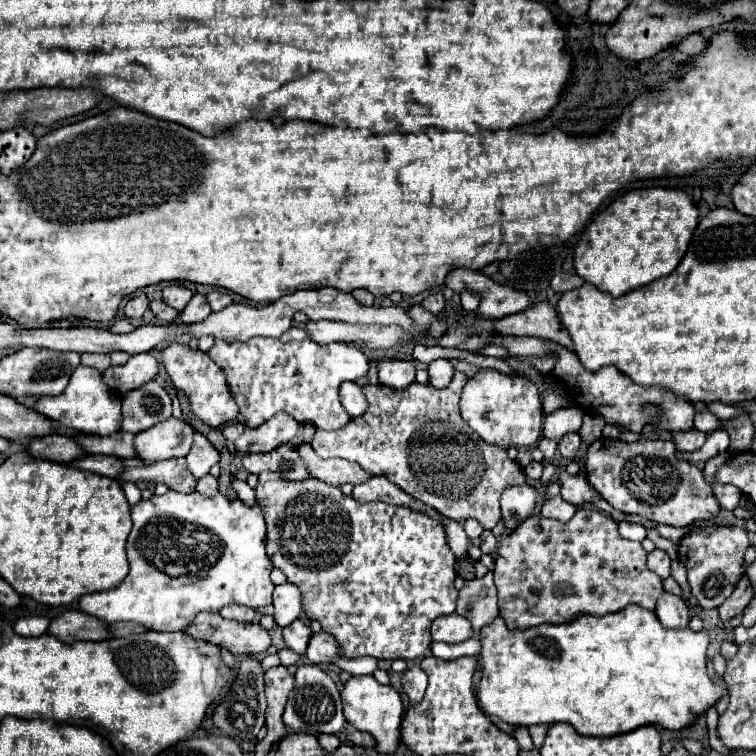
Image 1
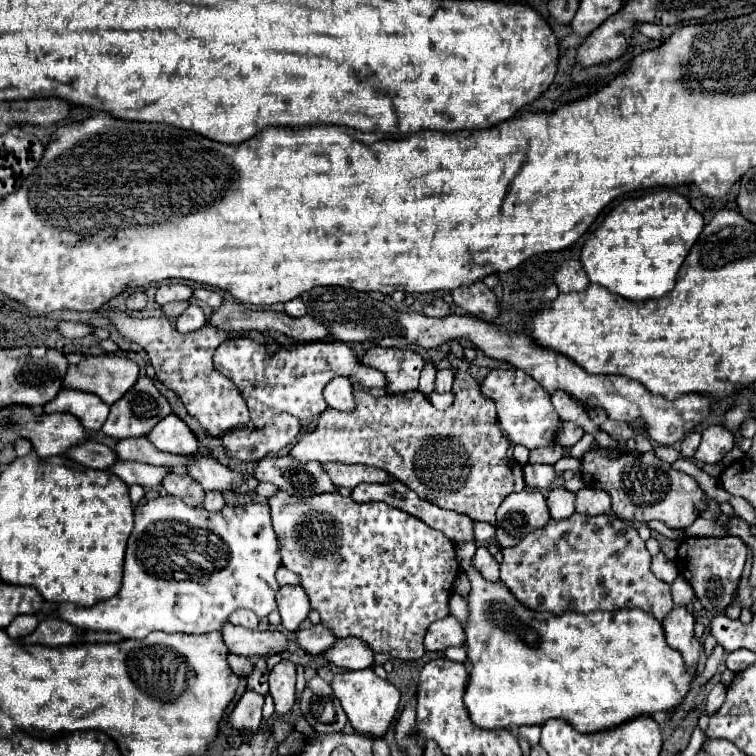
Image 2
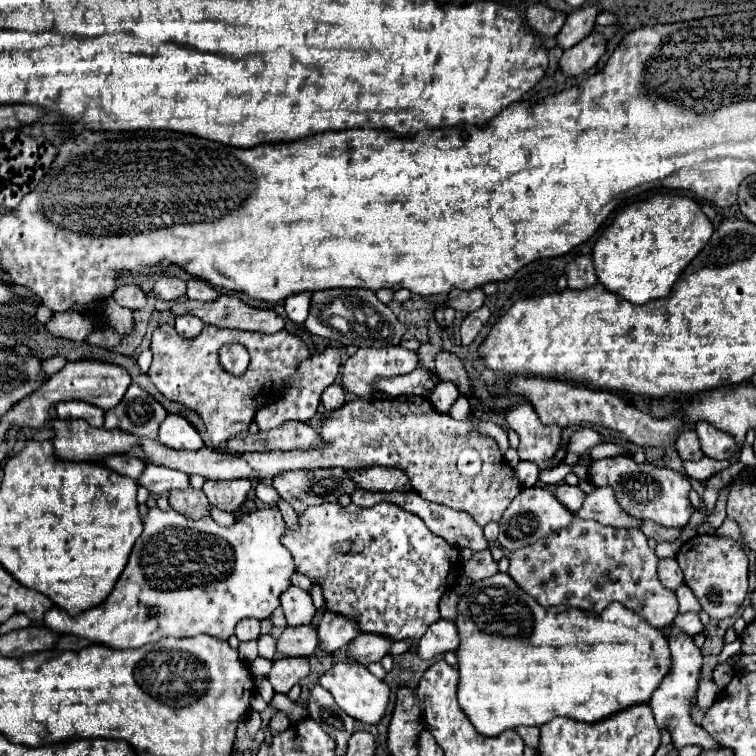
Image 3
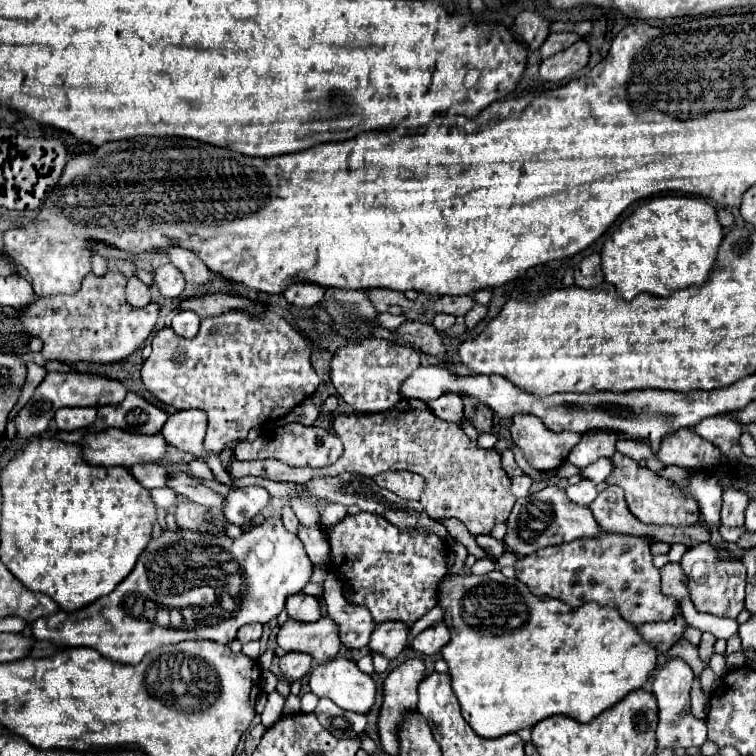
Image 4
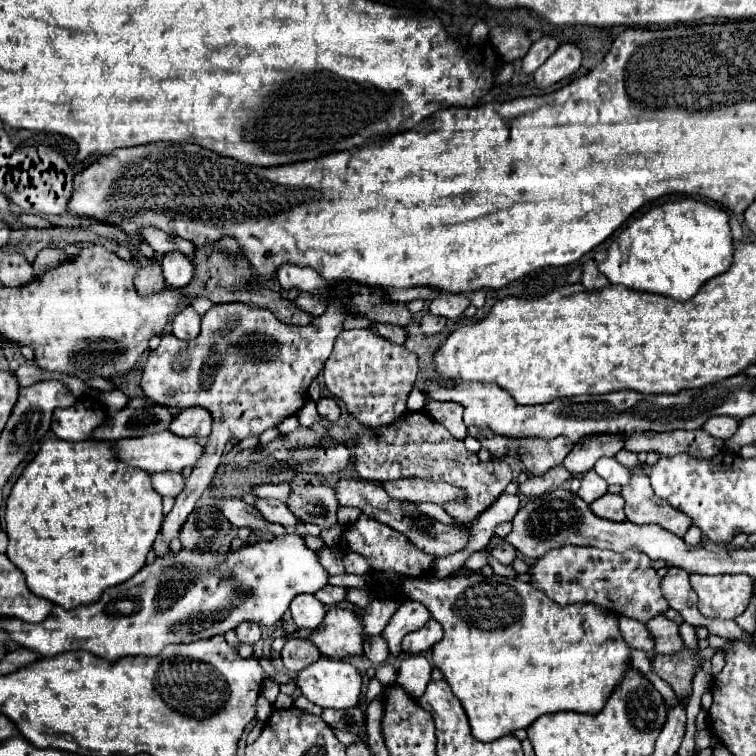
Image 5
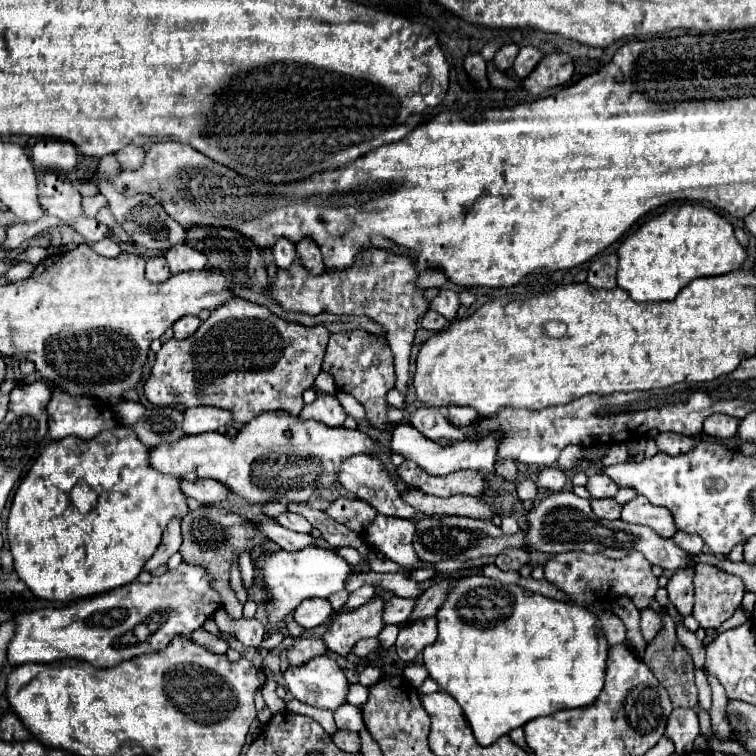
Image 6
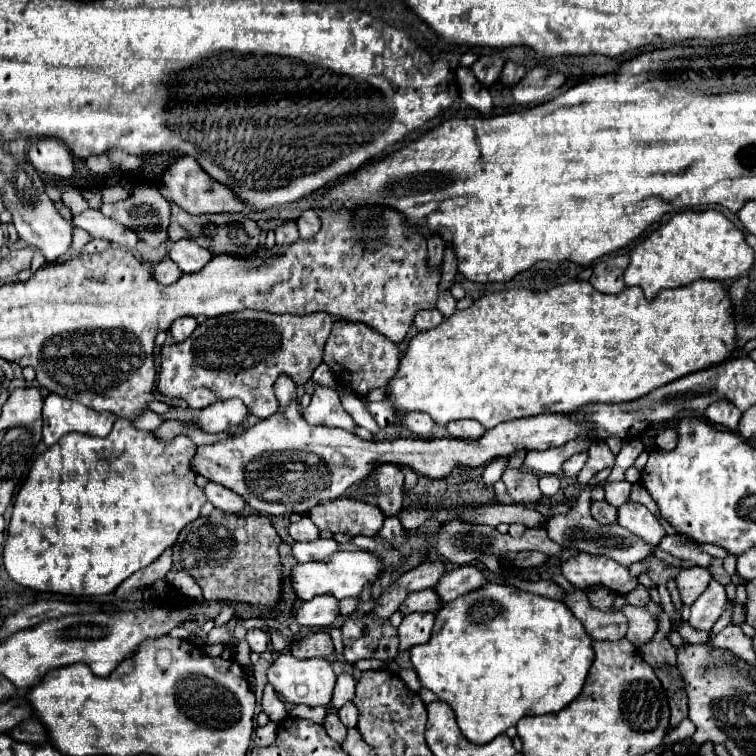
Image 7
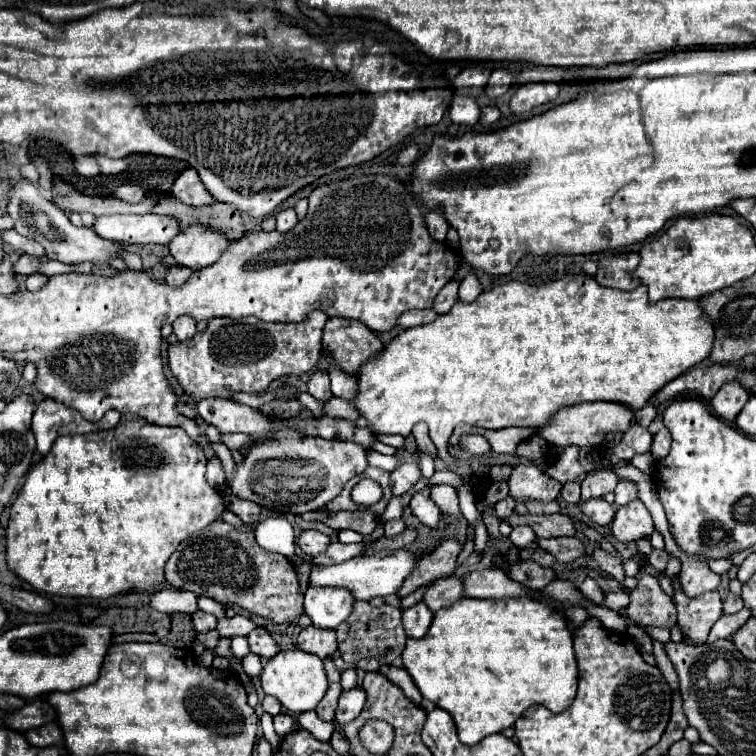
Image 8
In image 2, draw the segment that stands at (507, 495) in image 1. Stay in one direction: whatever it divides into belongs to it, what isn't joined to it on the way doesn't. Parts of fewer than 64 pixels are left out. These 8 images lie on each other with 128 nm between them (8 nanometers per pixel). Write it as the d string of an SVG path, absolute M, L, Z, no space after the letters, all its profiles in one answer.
M534 488L510 494L496 514L496 542L500 548L516 546L522 536L544 528L552 520L546 498Z

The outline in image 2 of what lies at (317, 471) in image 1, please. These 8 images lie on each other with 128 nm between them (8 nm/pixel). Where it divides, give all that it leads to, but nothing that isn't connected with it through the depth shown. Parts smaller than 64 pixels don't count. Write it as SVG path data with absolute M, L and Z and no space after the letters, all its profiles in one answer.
M330 462L330 464L324 464L326 472L330 474L332 482L340 488L340 486L346 486L346 488L356 488L358 484L362 482L378 482L378 484L386 484L390 482L390 476L388 472L380 470L380 468L372 468L372 466L364 466L364 464L336 464L336 462Z

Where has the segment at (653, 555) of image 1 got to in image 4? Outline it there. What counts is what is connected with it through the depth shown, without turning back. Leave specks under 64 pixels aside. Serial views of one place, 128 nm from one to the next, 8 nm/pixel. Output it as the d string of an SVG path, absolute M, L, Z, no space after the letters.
M668 562L662 570L662 592L666 596L676 598L678 602L684 598L690 598L688 592L688 580L684 580L684 572L680 572L680 564L678 562Z

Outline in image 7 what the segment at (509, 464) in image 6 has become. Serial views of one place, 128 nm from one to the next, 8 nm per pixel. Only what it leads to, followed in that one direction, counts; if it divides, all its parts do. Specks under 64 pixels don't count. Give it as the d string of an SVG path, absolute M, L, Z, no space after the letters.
M506 468L501 477L508 488L508 494L514 502L520 504L538 504L542 500L542 492L538 488L538 476L532 472L520 472Z

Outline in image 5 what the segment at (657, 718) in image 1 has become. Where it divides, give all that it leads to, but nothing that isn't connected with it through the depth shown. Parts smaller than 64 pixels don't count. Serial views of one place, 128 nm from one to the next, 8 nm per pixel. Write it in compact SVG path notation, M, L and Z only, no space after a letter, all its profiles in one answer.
M472 572L472 574L454 574L448 578L432 578L432 576L420 576L420 578L404 578L398 584L394 584L396 592L400 592L400 596L404 596L406 600L418 600L422 602L434 620L438 620L444 628L444 638L434 644L432 648L432 662L434 666L444 674L444 680L450 684L454 696L462 702L466 716L470 720L470 728L472 728L472 736L480 742L494 742L502 736L512 734L514 730L520 728L528 728L536 718L540 718L542 714L552 714L552 712L562 712L562 710L574 710L574 712L584 712L584 714L596 714L602 710L604 702L608 700L608 696L612 694L614 686L622 680L622 674L626 670L626 664L630 664L630 648L624 642L624 638L620 636L618 630L618 620L612 612L596 606L596 604L570 604L570 606L558 606L554 600L548 600L548 596L544 596L544 592L532 588L532 584L528 582L520 582L520 580L510 580L510 578L502 578L498 574L492 574L490 578L482 576L480 572Z

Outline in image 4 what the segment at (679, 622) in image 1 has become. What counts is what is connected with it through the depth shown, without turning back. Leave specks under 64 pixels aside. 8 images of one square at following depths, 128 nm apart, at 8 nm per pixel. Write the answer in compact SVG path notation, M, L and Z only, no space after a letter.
M668 660L656 674L654 684L650 686L656 700L658 700L658 728L656 728L656 754L666 748L690 748L701 747L706 742L706 722L696 720L690 714L690 686L692 686L694 672L692 668L680 660Z

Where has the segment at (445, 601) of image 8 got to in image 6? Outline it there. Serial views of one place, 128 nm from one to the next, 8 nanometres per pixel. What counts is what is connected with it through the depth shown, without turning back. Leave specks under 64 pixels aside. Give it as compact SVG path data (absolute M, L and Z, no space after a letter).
M394 596L394 598L386 600L384 624L404 624L410 618L414 606L416 606L416 598Z

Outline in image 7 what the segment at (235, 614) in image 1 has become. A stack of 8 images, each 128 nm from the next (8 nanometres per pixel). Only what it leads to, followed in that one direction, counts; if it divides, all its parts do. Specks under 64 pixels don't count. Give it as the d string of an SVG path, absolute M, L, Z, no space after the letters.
M258 628L248 630L248 634L246 634L246 642L250 644L250 650L252 650L252 652L262 654L262 652L268 650L268 634L266 634L264 630L258 630Z

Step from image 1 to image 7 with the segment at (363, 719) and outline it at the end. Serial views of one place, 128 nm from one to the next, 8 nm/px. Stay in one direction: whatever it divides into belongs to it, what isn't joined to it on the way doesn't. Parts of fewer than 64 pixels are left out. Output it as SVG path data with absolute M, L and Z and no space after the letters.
M280 652L278 658L268 668L268 682L272 688L288 702L288 704L306 704L306 706L324 706L332 700L336 674L332 672L332 666L324 658L308 658L298 660L290 652Z

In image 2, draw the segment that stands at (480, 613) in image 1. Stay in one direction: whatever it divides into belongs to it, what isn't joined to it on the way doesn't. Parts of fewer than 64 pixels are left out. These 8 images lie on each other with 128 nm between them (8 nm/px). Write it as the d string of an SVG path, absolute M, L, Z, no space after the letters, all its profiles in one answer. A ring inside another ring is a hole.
M480 546L472 558L472 566L476 568L476 572L480 572L486 580L496 582L500 578L498 574L498 562L494 560L494 556L488 552L488 548ZM455 593L451 594L449 600L449 609L450 614L460 620L462 624L466 622L466 616L468 616L468 600L467 598L456 595Z

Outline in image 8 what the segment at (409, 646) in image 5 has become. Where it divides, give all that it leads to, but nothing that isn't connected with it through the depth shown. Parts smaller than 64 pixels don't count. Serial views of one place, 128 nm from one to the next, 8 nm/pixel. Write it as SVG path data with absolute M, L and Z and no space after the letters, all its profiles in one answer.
M418 602L410 608L406 608L402 612L402 624L404 624L404 630L410 638L422 638L428 628L430 628L430 622L432 622L432 610L426 608L424 602Z

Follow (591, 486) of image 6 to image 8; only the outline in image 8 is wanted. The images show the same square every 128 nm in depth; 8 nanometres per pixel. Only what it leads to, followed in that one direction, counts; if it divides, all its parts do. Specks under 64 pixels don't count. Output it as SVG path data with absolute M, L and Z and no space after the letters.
M620 480L618 486L616 486L616 490L614 490L614 494L616 494L616 506L628 504L628 502L632 502L632 500L638 498L636 484L632 484L630 480Z

